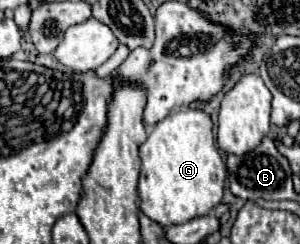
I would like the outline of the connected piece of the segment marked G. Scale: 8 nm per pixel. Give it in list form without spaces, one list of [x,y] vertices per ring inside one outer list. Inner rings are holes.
[[[185,108],[153,126],[147,140],[139,146],[141,212],[157,224],[183,224],[207,216],[221,204],[227,166],[215,146],[211,116],[197,108]]]

